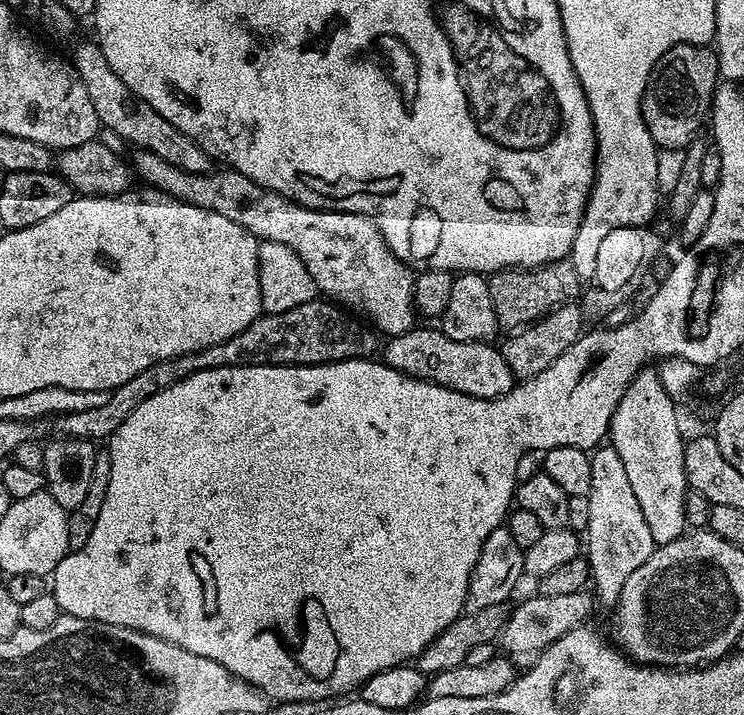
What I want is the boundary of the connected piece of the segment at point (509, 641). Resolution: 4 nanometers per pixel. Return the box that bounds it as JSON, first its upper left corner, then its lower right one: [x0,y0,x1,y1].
[498,590,594,657]

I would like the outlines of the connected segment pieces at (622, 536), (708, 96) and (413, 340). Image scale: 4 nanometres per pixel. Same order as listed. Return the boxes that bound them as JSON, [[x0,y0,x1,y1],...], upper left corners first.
[[586,446,657,606],[640,44,721,149],[383,326,514,400]]

